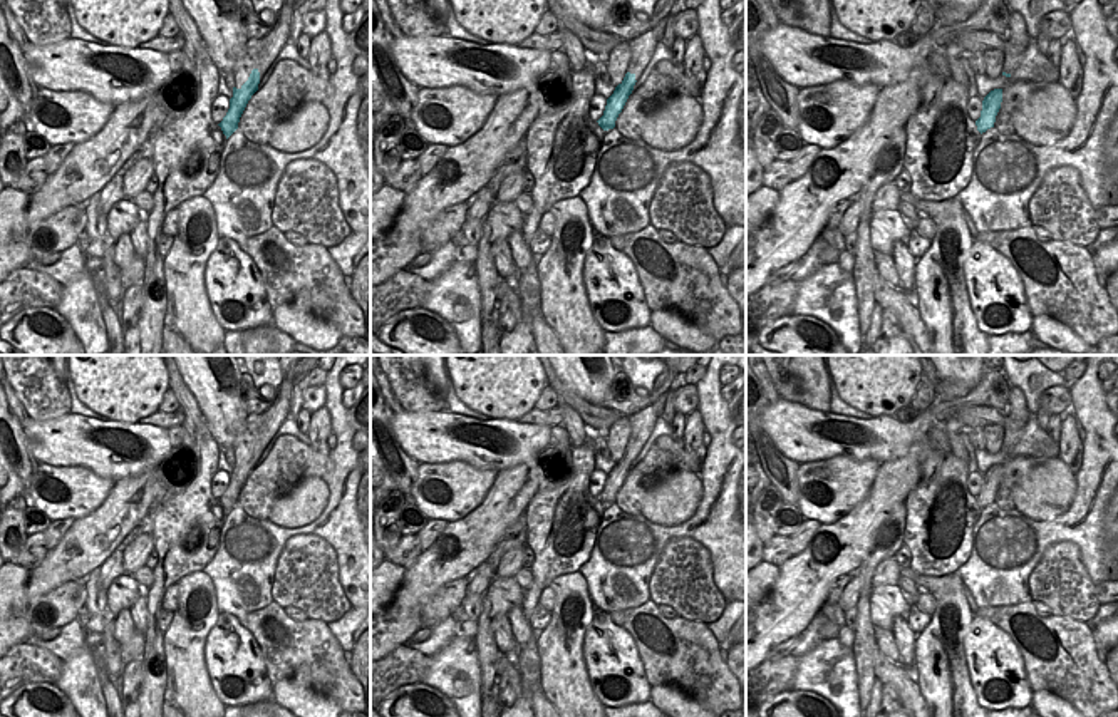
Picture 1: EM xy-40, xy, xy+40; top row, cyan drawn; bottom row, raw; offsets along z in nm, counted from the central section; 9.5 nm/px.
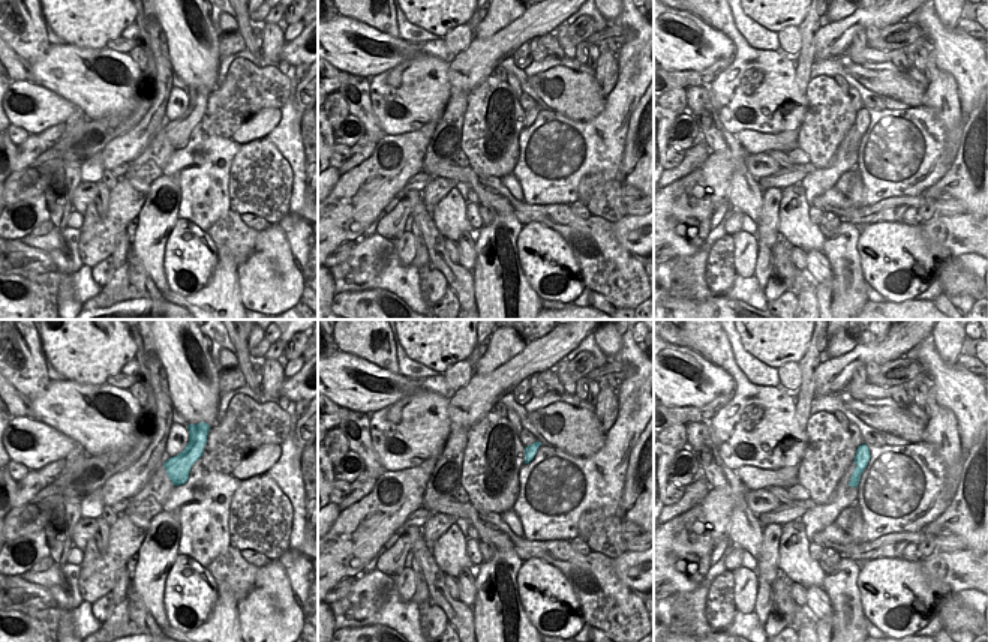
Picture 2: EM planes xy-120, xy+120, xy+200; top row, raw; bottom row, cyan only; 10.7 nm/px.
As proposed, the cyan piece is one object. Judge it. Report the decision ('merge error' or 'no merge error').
merge error

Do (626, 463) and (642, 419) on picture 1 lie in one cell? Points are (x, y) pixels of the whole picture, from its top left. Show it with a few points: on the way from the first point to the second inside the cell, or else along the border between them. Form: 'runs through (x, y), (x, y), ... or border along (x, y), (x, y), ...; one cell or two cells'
runs through (631, 453), (641, 429); one cell

